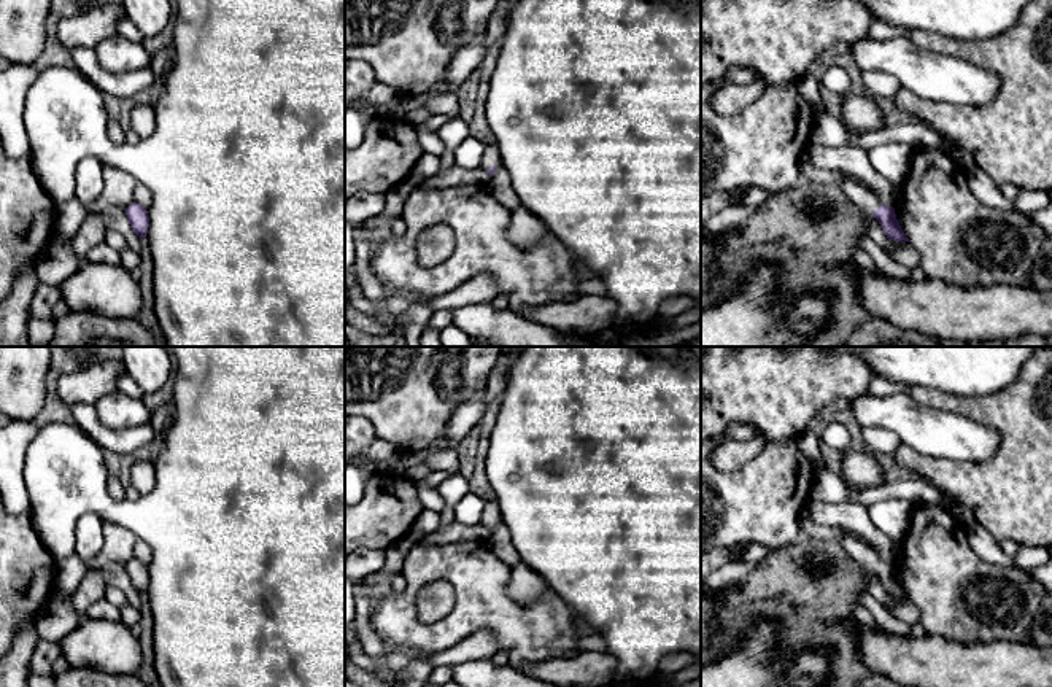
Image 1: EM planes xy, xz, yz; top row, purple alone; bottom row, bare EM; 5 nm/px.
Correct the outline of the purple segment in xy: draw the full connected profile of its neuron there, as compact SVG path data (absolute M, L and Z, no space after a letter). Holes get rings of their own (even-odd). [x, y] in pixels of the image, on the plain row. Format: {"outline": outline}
{"outline": "M137 558L126 565L126 571L132 582L132 587L141 595L146 593L149 584L148 568Z"}

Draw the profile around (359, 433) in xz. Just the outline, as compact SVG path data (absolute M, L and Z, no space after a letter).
M362 415L345 417L345 468L377 439L372 423Z

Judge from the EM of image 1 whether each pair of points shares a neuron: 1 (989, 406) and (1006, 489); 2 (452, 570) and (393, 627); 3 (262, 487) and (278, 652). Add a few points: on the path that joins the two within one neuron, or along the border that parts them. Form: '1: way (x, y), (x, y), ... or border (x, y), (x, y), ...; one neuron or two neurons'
1: way (1009, 426), (1009, 468); one neuron
2: way (433, 570), (399, 608); one neuron
3: way (278, 528), (278, 611); one neuron

